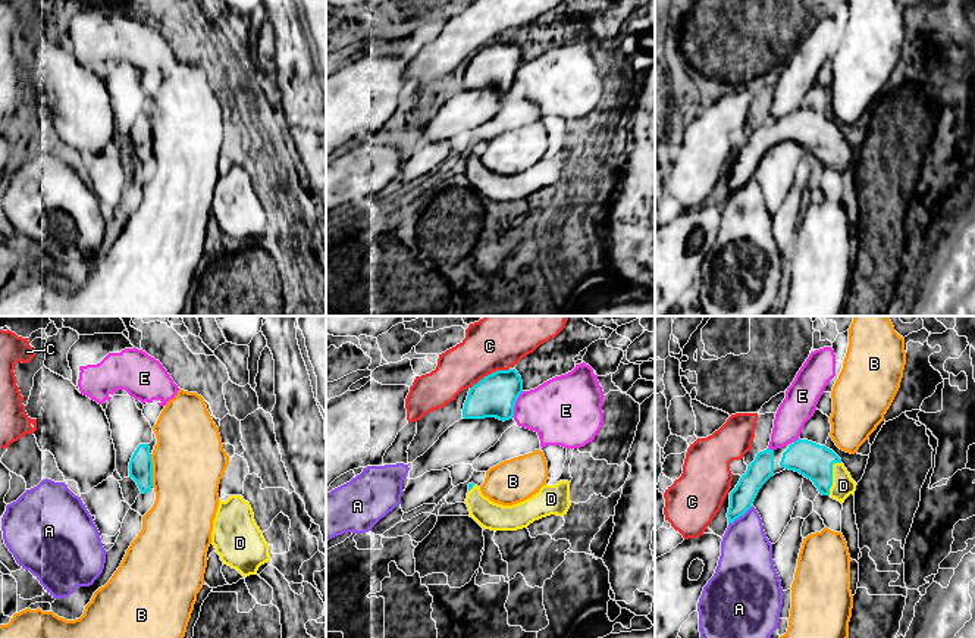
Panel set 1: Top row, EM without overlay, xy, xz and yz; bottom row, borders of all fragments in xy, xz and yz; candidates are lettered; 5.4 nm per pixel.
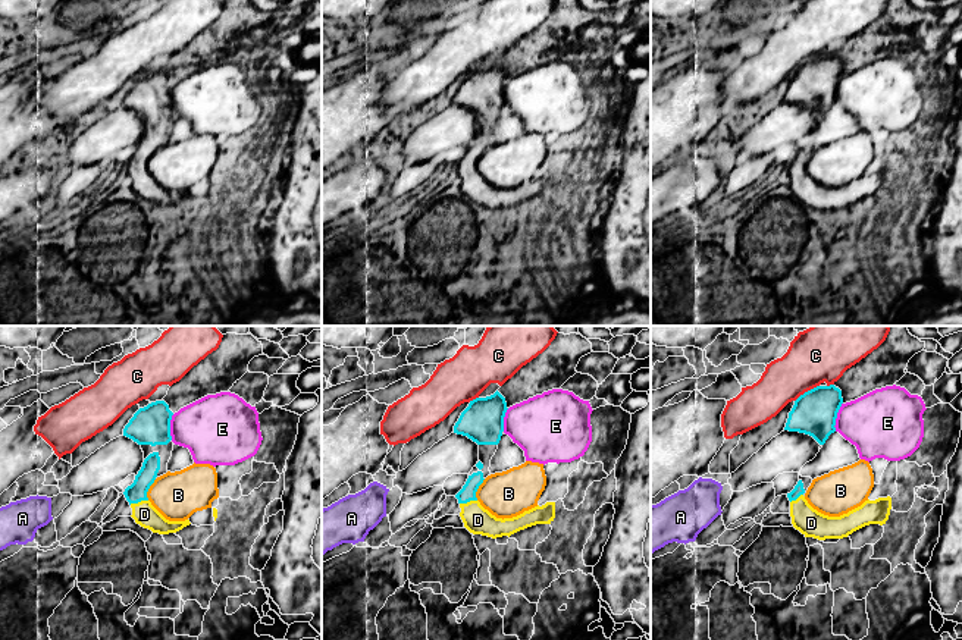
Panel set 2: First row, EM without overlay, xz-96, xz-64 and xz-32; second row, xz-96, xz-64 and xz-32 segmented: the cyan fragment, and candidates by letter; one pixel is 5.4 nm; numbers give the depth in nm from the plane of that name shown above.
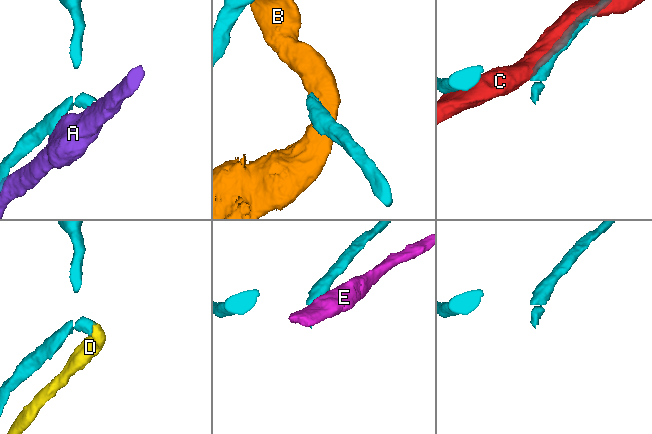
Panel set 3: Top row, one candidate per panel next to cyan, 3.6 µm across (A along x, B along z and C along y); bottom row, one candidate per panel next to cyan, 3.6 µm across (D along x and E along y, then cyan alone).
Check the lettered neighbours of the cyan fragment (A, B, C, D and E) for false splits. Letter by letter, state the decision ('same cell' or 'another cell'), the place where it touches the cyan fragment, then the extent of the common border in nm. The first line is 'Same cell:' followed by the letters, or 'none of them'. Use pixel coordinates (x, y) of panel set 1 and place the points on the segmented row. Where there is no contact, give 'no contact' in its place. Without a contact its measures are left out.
Same cell: D
A: another cell; meets cyan in yz at (740, 515); contact 170 nm long
B: another cell; meets cyan in xy at (151, 471); contact 180 nm long
C: another cell; meets cyan in xz at (491, 374); contact 240 nm long
D: same cell; meets cyan in yz at (831, 477); contact 200 nm long
E: another cell; meets cyan in xz at (514, 404); contact 160 nm long

